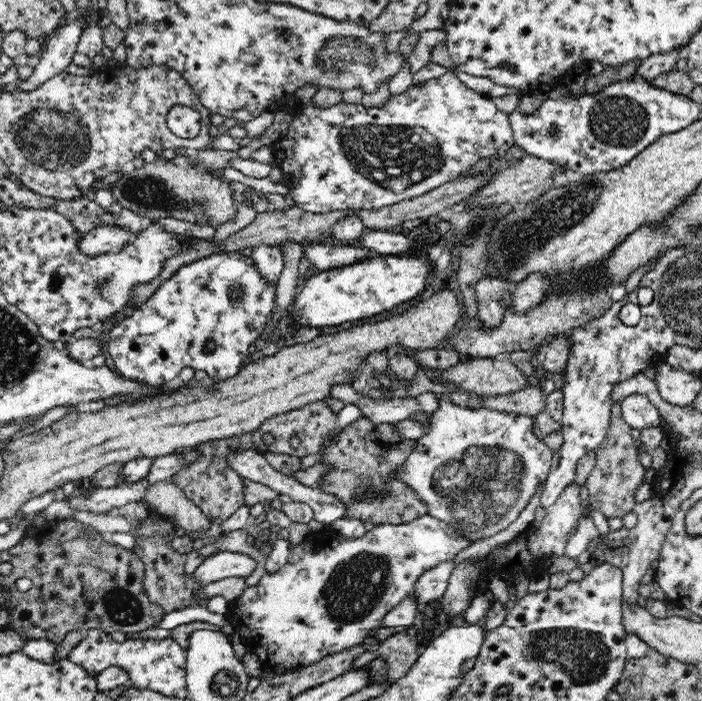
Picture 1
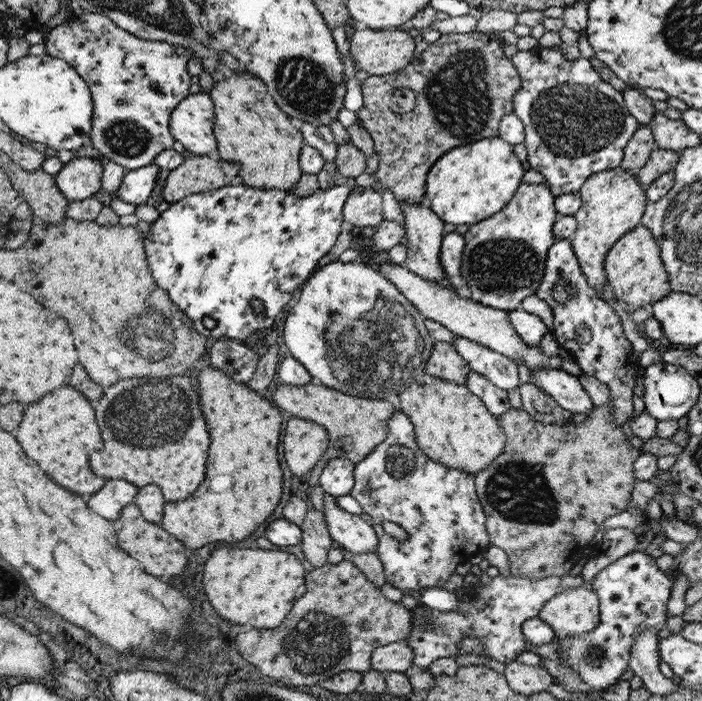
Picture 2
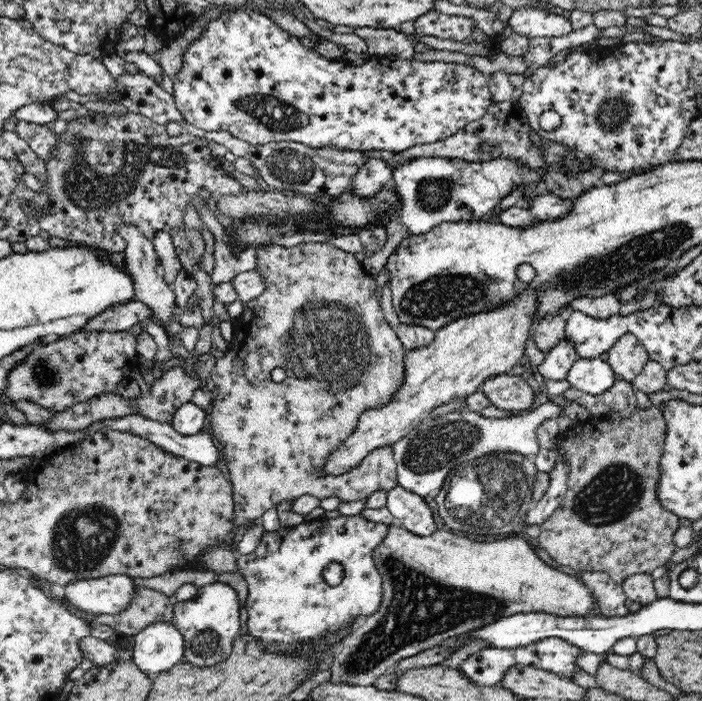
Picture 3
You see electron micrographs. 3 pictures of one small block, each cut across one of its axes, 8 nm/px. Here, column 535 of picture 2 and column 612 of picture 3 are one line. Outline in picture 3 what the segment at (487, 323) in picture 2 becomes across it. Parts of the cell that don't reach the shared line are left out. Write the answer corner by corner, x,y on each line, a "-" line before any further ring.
621,336
608,350
607,364
618,378
632,382
651,360
646,347
637,336

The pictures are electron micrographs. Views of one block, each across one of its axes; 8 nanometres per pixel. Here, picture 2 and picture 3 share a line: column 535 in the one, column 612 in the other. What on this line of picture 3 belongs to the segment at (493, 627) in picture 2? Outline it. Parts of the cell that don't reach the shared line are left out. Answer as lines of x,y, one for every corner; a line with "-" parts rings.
604,572
580,573
580,580
588,584
599,601
600,616
621,617
627,614
627,597
622,584
616,583

